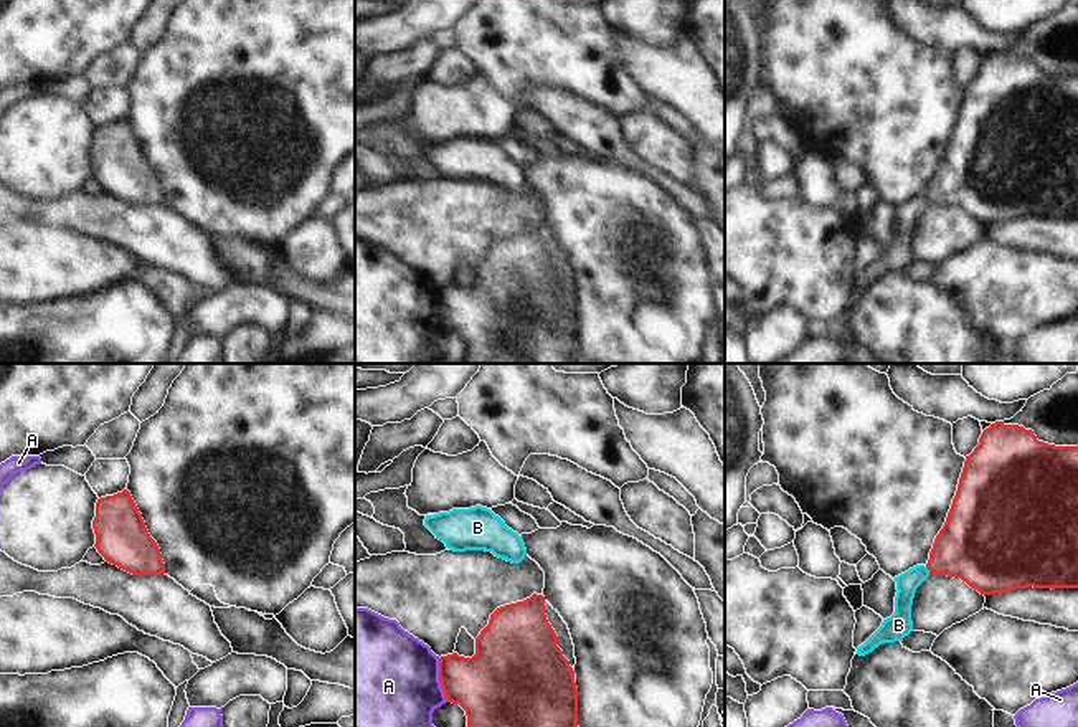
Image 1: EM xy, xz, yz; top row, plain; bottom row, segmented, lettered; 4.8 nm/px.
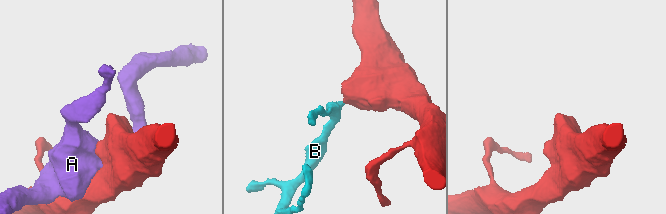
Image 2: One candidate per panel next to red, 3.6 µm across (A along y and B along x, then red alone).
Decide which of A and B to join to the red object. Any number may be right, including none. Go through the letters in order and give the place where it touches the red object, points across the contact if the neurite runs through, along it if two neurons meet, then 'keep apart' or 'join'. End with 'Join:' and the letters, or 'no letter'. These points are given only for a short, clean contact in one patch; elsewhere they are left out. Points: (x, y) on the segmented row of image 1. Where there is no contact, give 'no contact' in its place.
A: xz (439, 679) | keep apart
B: yz (928, 569) | across yz (973, 546), (928, 569), (907, 584) | join
Join: B

